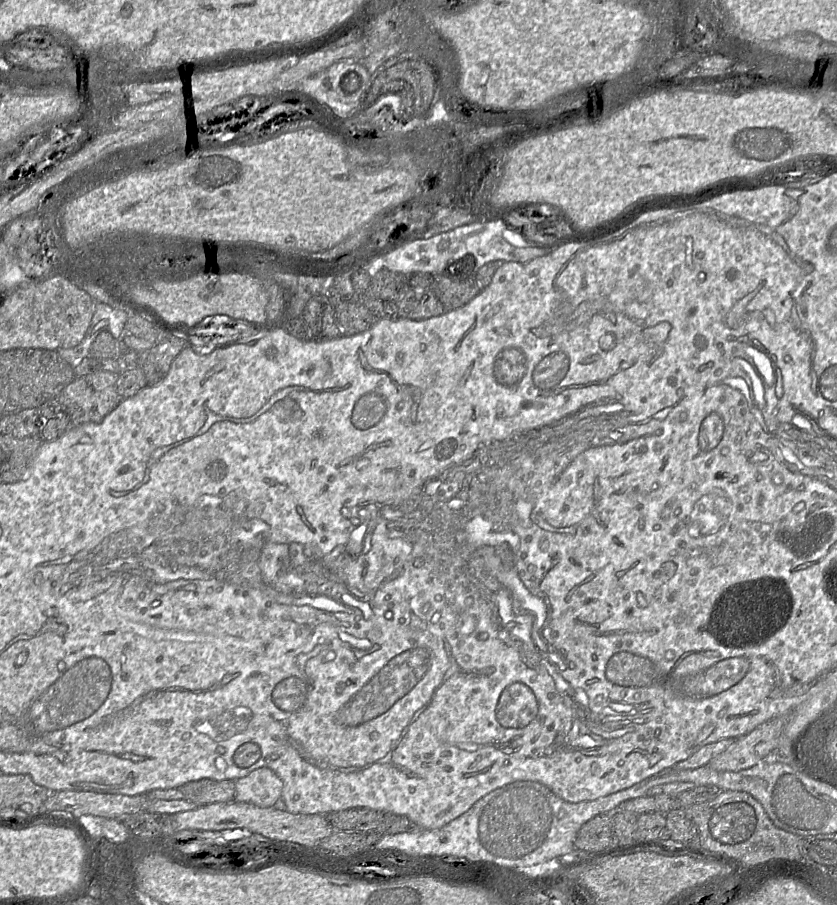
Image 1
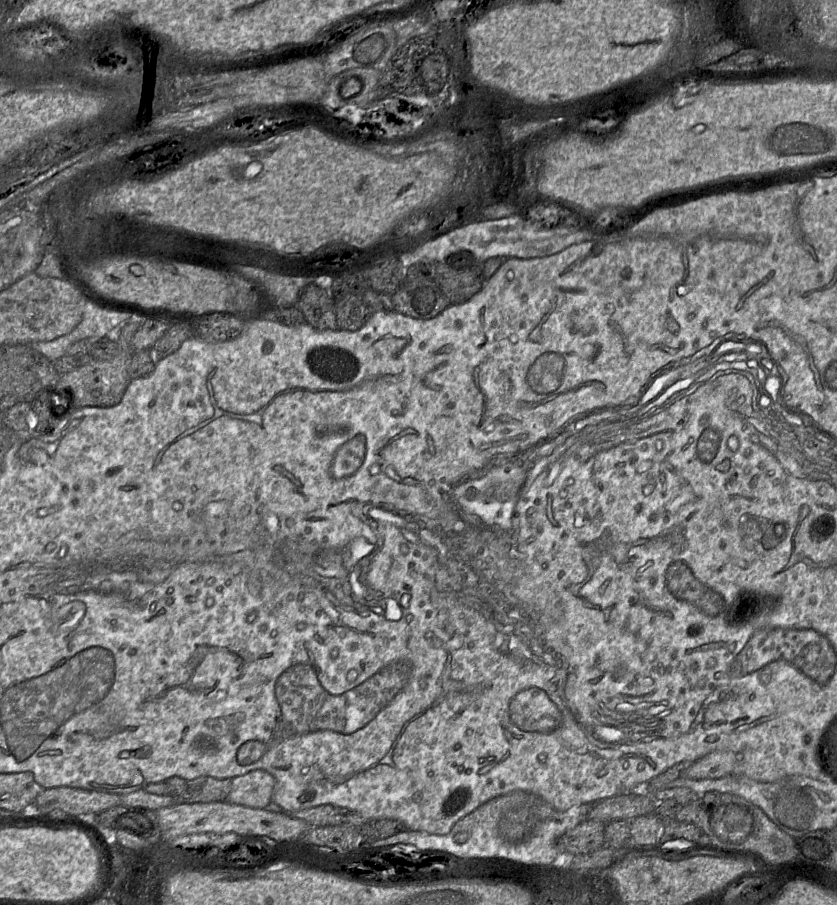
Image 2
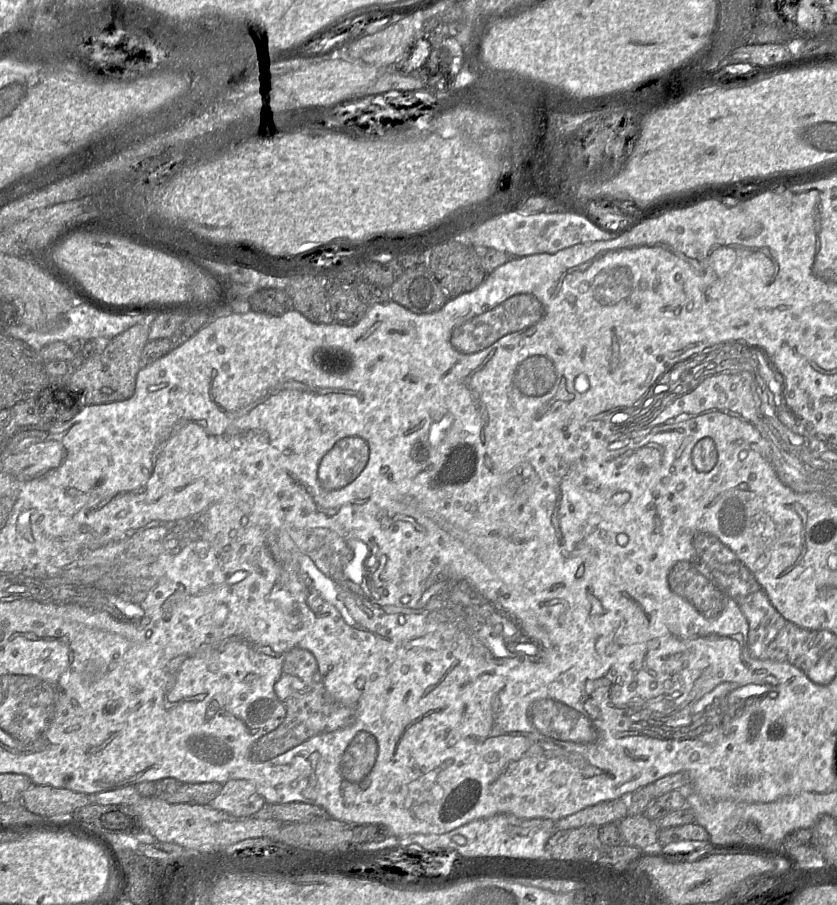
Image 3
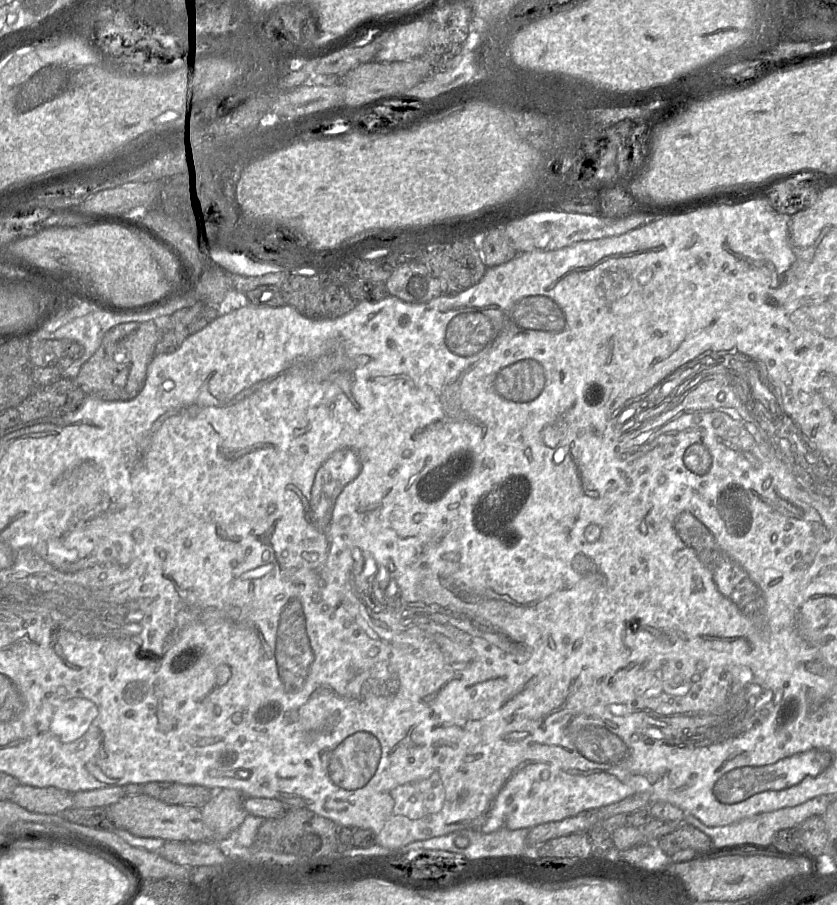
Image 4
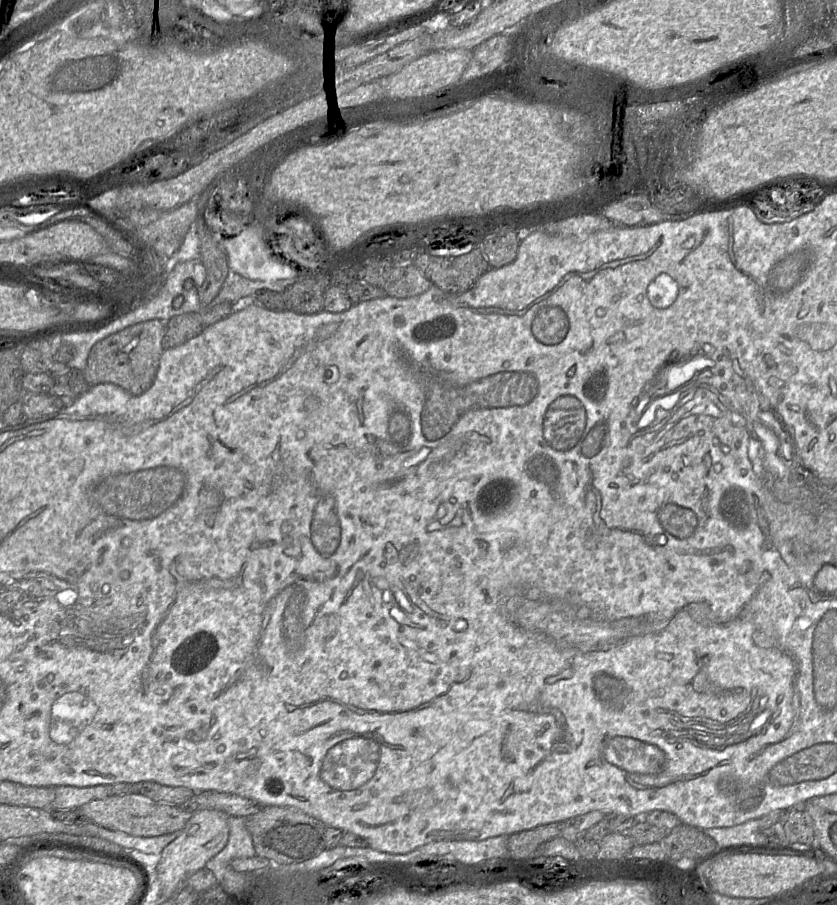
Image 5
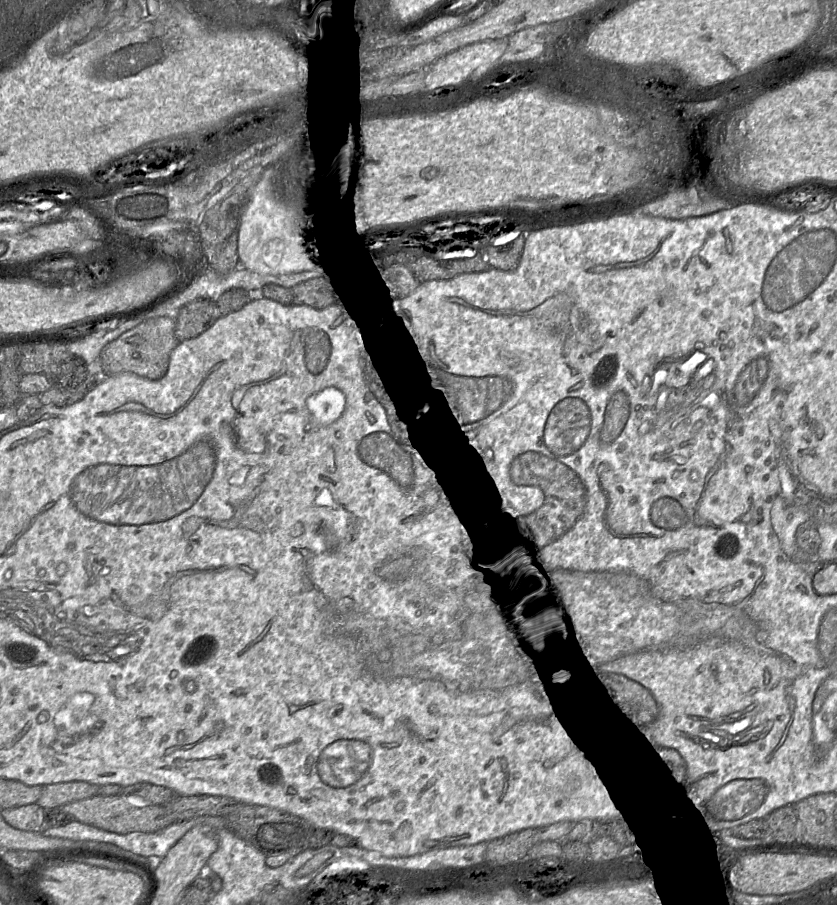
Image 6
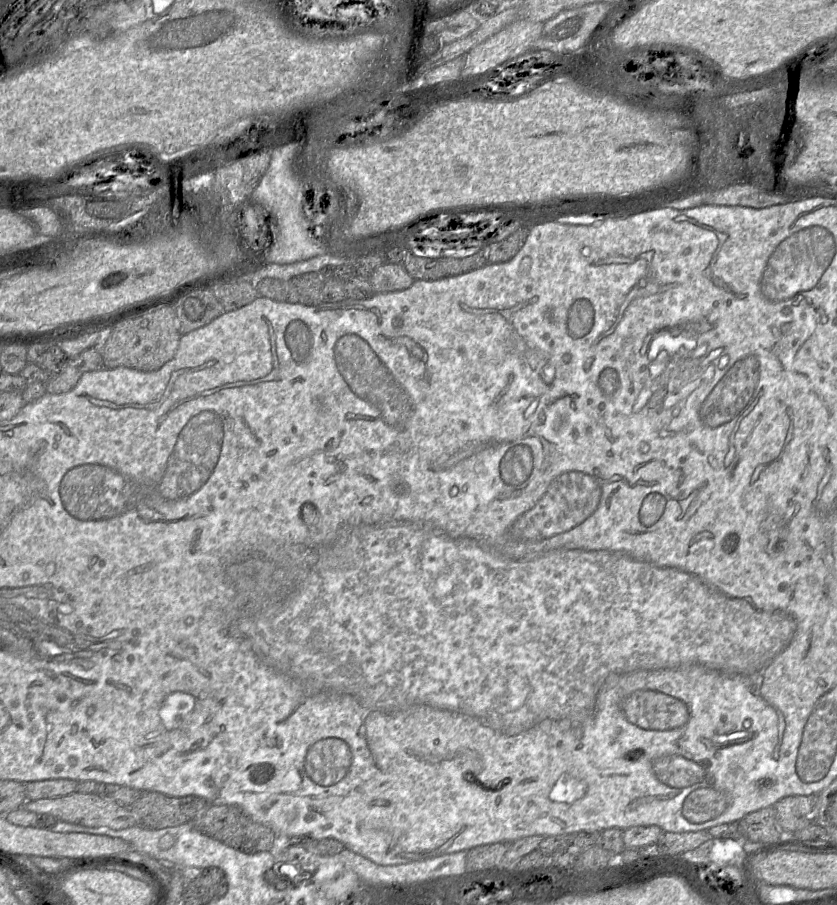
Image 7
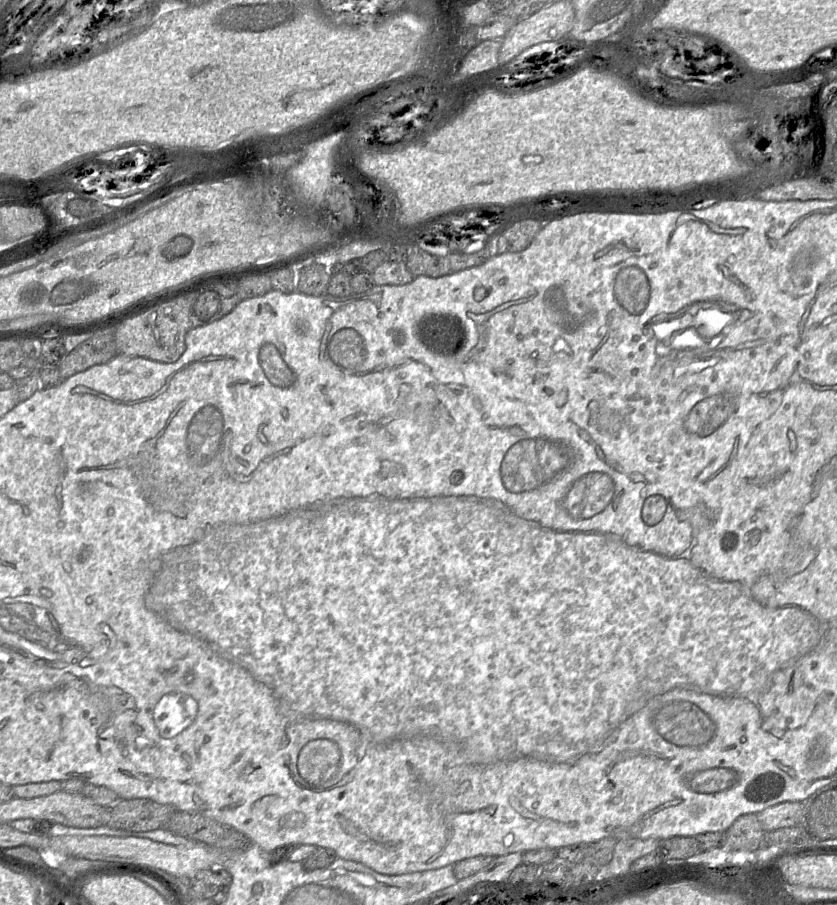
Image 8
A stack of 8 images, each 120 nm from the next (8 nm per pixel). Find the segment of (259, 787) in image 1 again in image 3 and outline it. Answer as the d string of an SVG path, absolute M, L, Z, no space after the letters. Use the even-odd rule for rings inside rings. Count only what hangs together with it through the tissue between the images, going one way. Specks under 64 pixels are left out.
M230 780L222 784L221 791L208 804L237 817L248 817L265 805L265 799L249 780Z

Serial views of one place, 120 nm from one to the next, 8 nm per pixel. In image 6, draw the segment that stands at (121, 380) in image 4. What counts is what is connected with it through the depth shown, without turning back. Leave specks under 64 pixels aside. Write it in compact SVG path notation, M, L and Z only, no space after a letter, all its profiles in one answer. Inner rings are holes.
M174 316L151 318L105 346L97 361L97 372L101 376L134 373L150 380L159 380L166 374L170 355L179 343L175 336Z

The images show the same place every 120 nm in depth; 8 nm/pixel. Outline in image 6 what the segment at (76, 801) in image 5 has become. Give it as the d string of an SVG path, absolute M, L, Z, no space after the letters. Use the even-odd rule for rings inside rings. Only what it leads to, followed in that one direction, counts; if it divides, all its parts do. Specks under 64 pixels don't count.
M71 781L43 786L42 793L36 802L44 809L54 809L63 805L92 797L99 793L97 785L86 781Z

